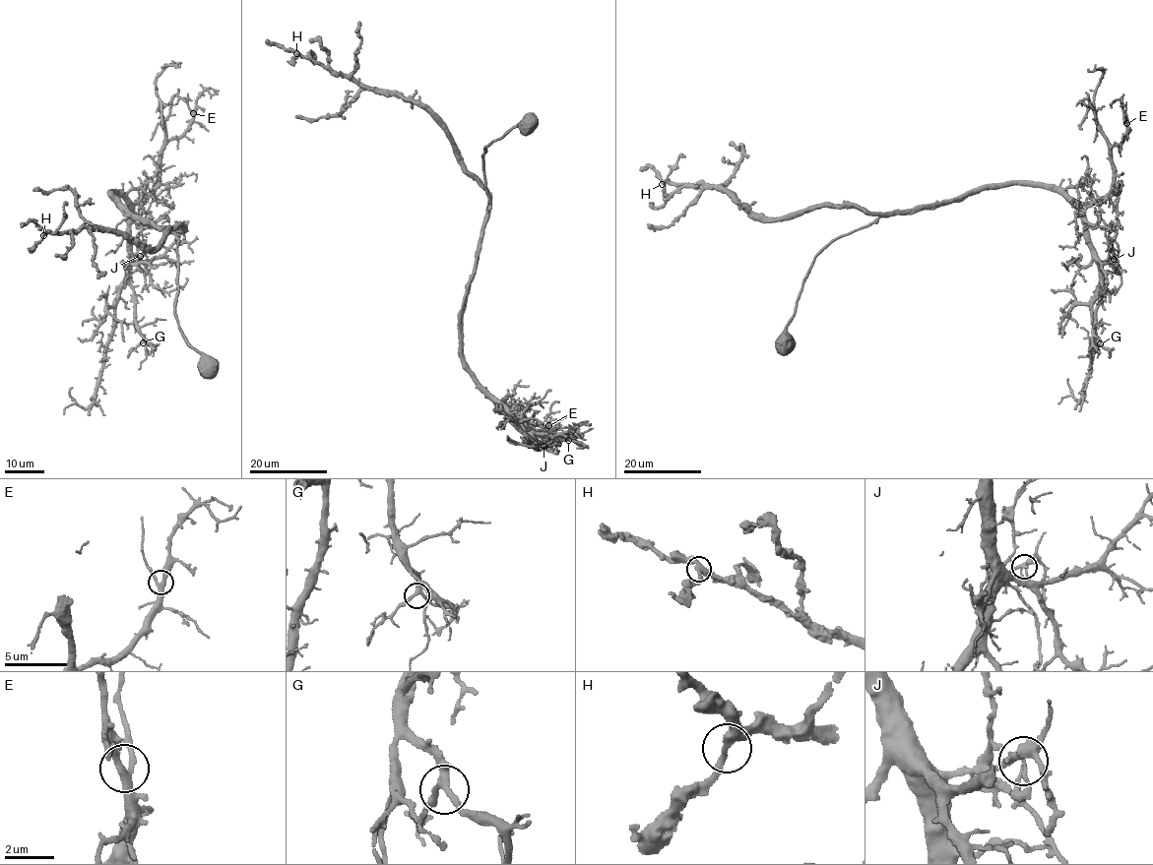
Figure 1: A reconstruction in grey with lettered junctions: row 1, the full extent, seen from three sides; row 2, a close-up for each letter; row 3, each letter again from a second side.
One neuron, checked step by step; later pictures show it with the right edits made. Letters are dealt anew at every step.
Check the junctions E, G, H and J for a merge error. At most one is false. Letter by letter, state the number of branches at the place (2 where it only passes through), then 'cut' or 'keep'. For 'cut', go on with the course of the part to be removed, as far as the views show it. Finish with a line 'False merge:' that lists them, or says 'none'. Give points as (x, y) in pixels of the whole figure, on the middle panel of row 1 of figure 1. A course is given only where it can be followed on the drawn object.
E: 3 branches meet; keep
G: 3 branches meet; keep
H: 3 branches meet; keep
J: 3 branches meet; cut; foreign part runs (543, 447), (535, 444), (517, 420), (519, 417), (509, 410)
False merge: J

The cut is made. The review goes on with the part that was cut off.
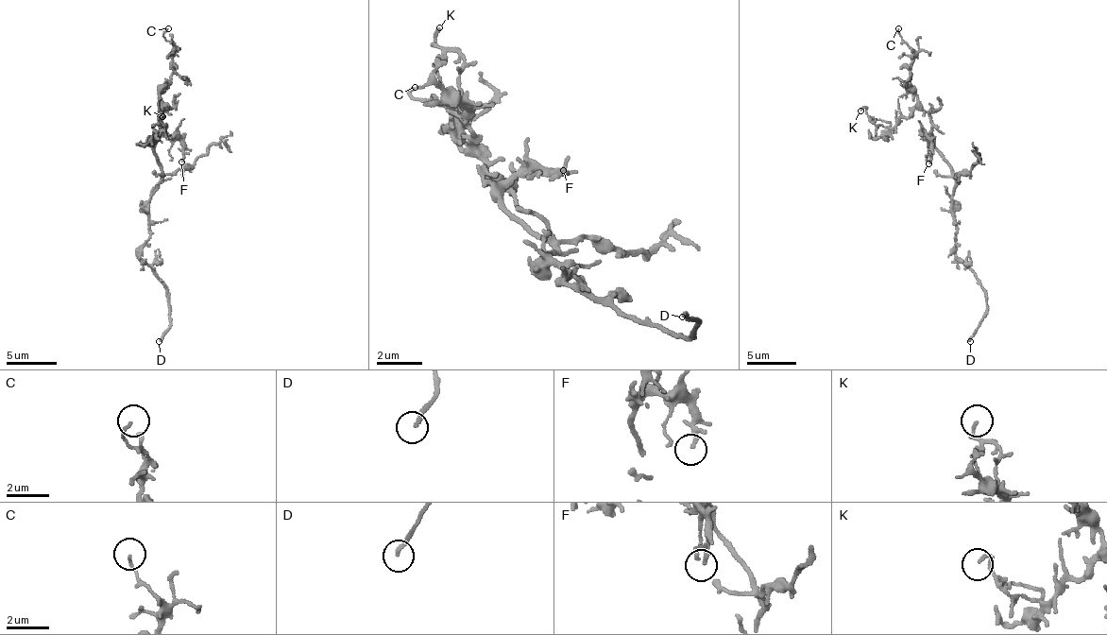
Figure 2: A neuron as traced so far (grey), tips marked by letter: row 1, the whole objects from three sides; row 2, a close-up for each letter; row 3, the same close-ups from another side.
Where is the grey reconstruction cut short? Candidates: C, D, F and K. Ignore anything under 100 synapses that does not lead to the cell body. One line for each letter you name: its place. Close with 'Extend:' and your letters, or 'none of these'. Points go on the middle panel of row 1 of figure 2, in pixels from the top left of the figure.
D: at (682, 317)
Extend: D

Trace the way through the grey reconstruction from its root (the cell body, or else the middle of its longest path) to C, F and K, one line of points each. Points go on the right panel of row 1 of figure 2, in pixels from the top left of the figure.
C: (954, 183), (952, 166), (935, 146), (932, 117), (922, 108), (911, 84), (911, 53), (903, 42), (898, 28)
F: (954, 183), (952, 166), (935, 146), (932, 137), (928, 138), (931, 161), (928, 163)
K: (954, 183), (952, 166), (935, 146), (928, 112), (917, 108), (892, 127), (882, 128), (864, 108), (860, 111)

